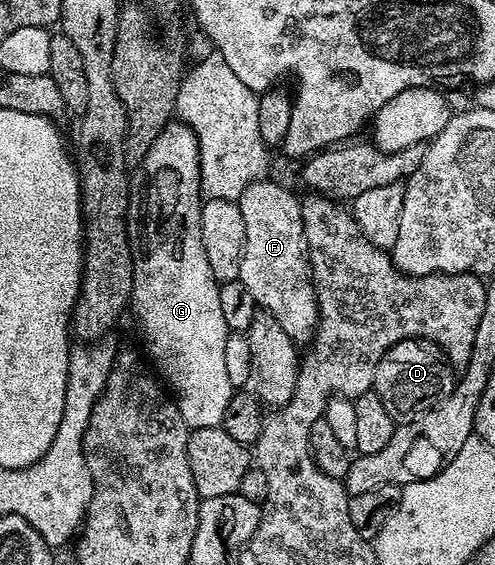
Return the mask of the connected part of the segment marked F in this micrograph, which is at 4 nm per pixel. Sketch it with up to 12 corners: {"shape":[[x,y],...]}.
{"shape":[[251,182],[239,280],[304,344],[320,321],[301,199]]}

